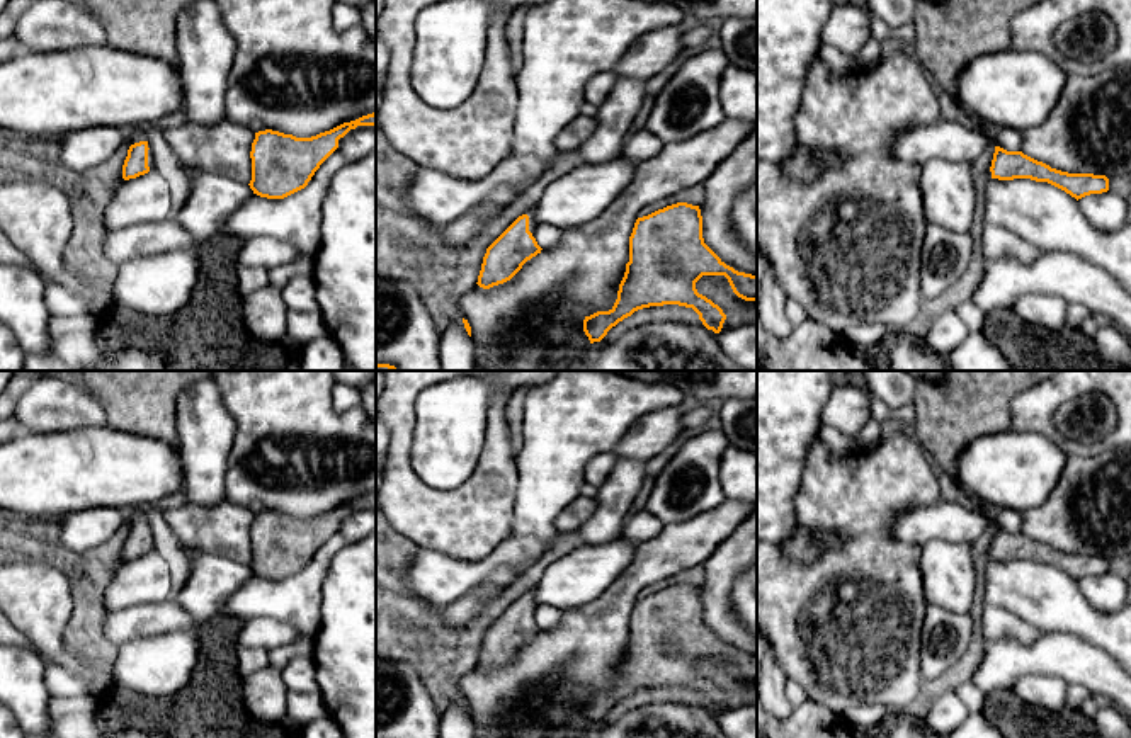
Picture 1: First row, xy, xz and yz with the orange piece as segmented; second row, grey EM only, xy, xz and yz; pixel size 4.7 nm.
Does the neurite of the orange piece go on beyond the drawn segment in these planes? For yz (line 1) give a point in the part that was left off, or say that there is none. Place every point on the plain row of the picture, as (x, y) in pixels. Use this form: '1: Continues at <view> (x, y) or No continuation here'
1: No continuation here

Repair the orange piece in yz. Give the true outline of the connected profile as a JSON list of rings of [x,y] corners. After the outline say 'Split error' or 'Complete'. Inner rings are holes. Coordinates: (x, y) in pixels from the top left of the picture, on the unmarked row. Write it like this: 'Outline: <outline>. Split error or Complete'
Outline: [[[995,527],[990,553],[992,559],[998,561],[1031,559],[1048,563],[1077,582],[1090,575],[1109,571],[1109,559],[1105,556],[1061,553],[1022,532],[1007,532],[1000,527]]]. Complete

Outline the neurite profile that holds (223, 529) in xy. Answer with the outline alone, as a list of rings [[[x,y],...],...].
[[[230,500],[216,505],[185,502],[179,508],[163,512],[163,517],[185,551],[250,565],[250,532],[255,520],[250,508]]]

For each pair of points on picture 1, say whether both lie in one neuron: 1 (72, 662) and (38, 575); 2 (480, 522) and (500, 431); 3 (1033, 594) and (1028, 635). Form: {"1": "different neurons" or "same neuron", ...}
{"1": "same neuron", "2": "same neuron", "3": "different neurons"}

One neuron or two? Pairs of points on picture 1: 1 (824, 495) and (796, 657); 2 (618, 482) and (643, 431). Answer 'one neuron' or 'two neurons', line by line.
1: one neuron
2: two neurons

